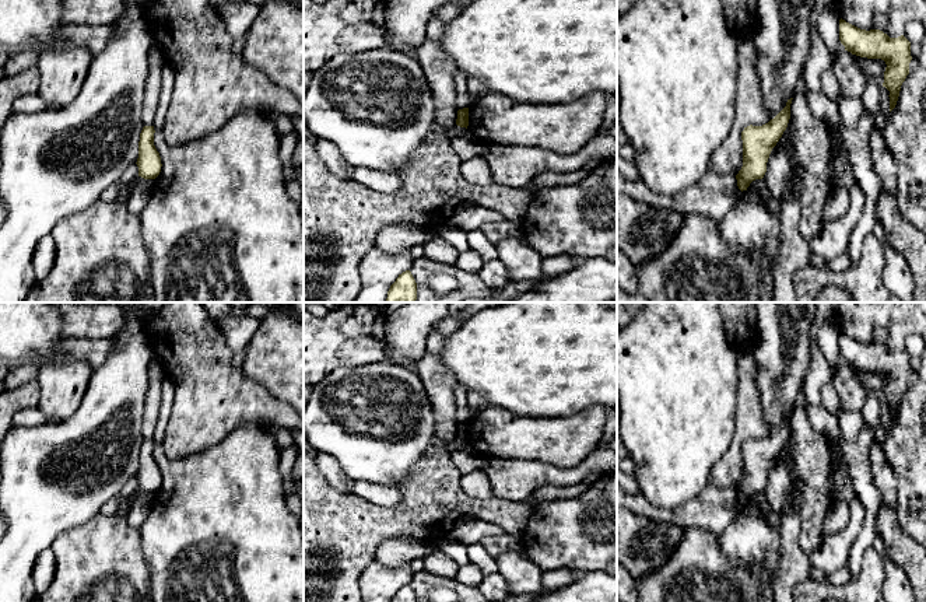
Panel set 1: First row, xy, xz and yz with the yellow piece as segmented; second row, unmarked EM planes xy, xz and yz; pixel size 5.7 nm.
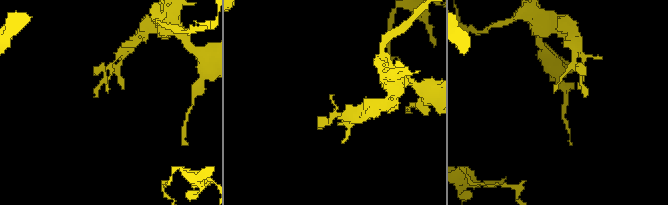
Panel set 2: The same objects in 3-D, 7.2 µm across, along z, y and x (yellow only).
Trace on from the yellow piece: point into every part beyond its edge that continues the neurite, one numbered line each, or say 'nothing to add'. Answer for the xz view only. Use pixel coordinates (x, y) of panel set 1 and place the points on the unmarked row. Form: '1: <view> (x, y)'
nothing to add

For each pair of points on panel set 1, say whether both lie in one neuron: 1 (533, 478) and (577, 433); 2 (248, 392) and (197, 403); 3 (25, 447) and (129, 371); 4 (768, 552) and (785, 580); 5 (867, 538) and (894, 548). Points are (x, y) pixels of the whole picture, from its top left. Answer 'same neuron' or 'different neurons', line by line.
1: different neurons
2: same neuron
3: same neuron
4: different neurons
5: different neurons

